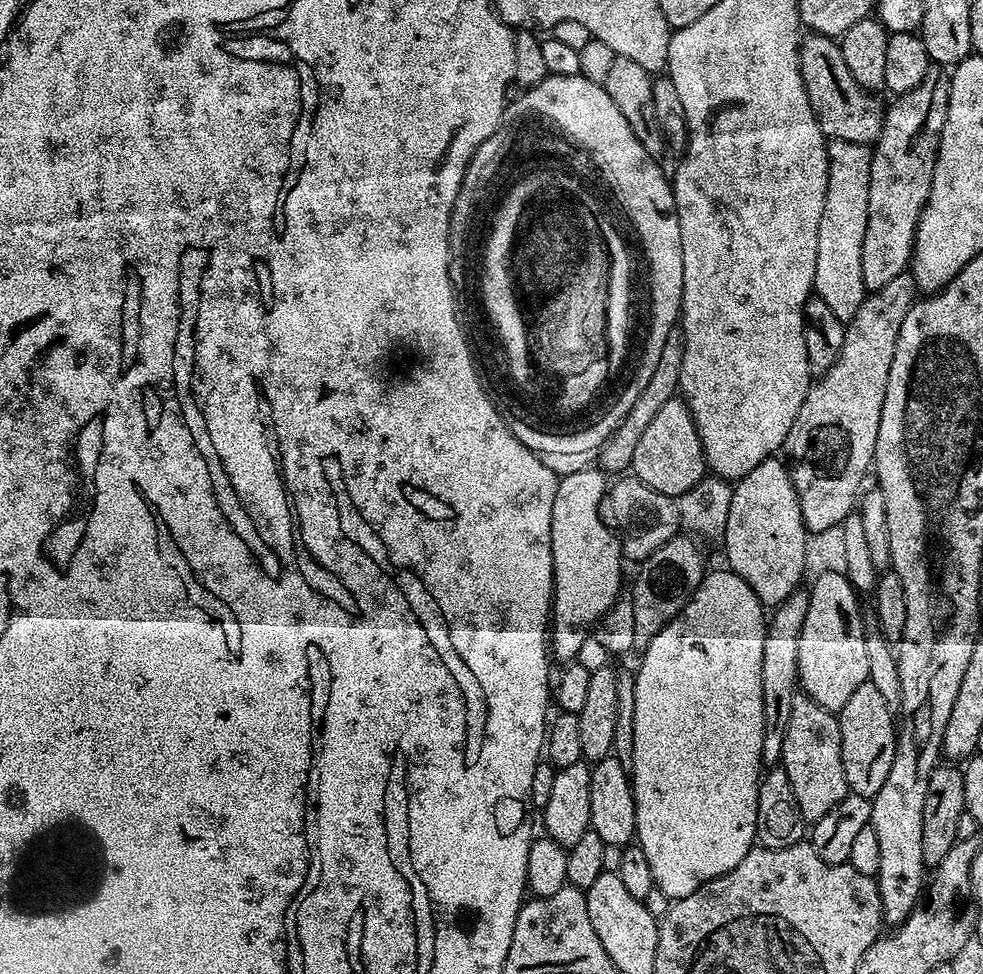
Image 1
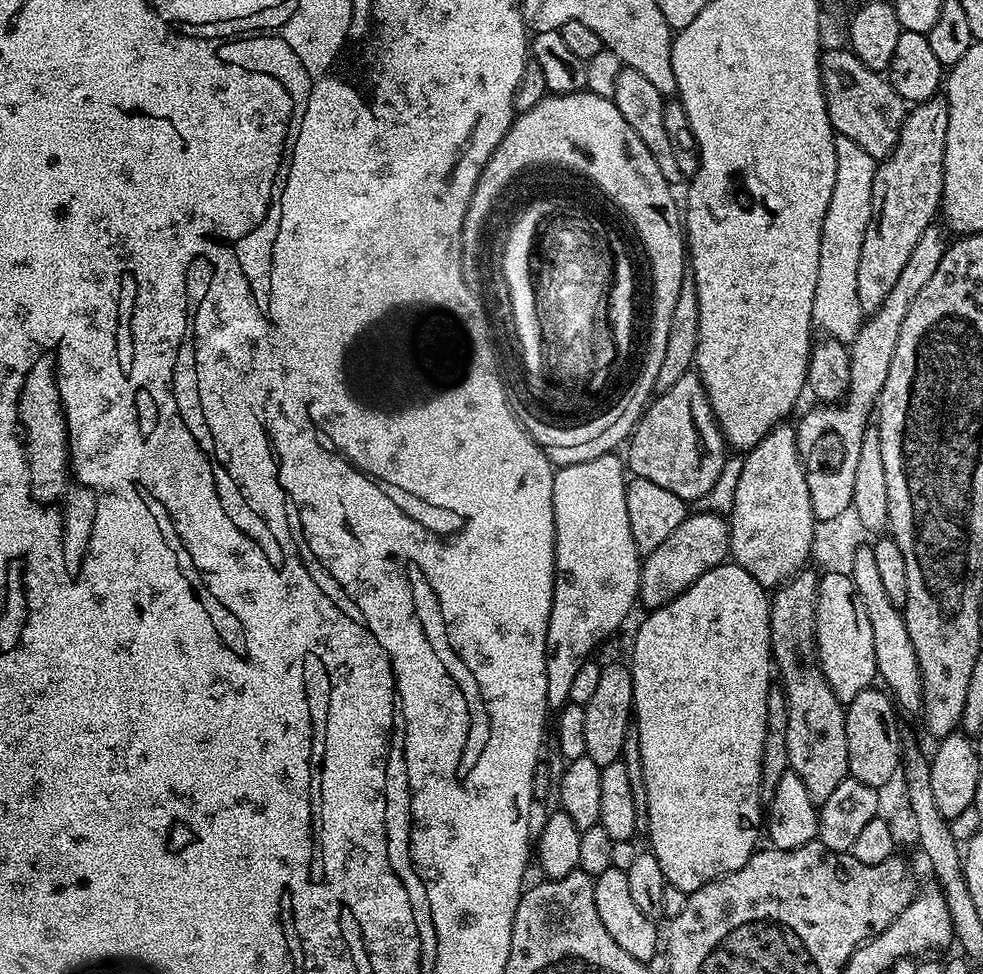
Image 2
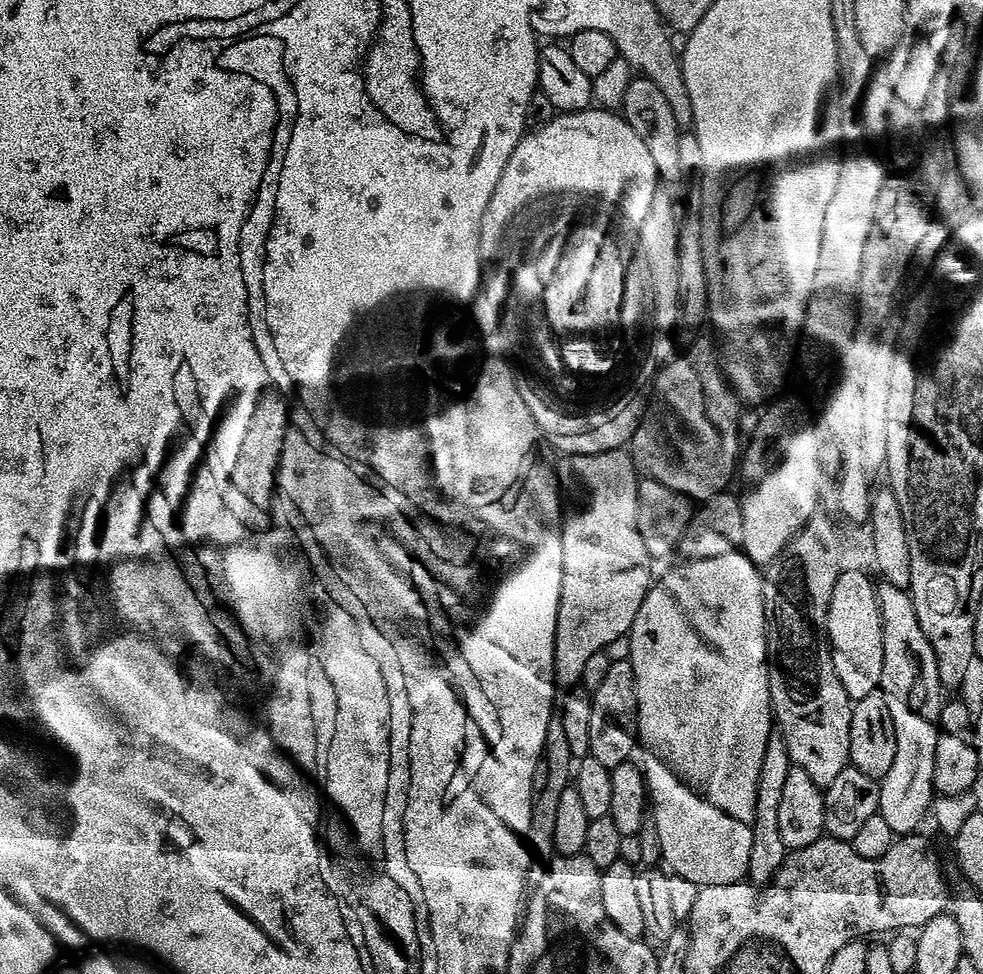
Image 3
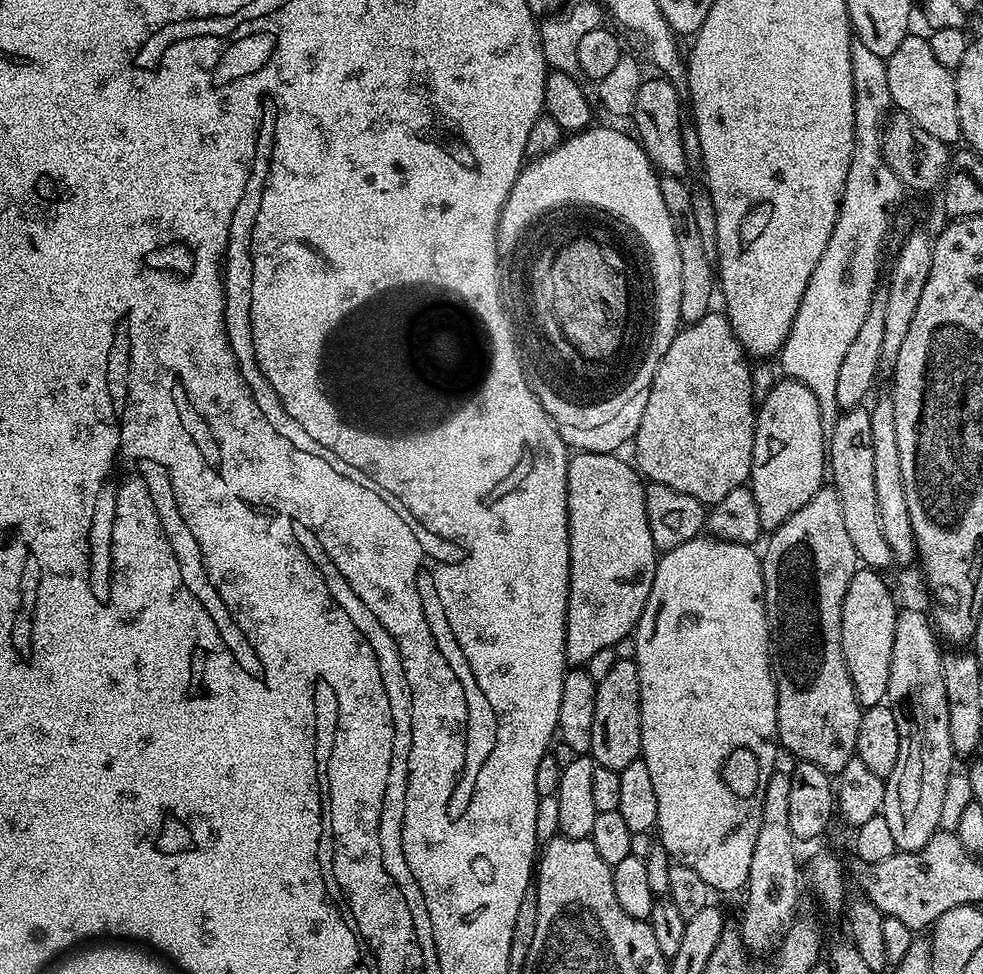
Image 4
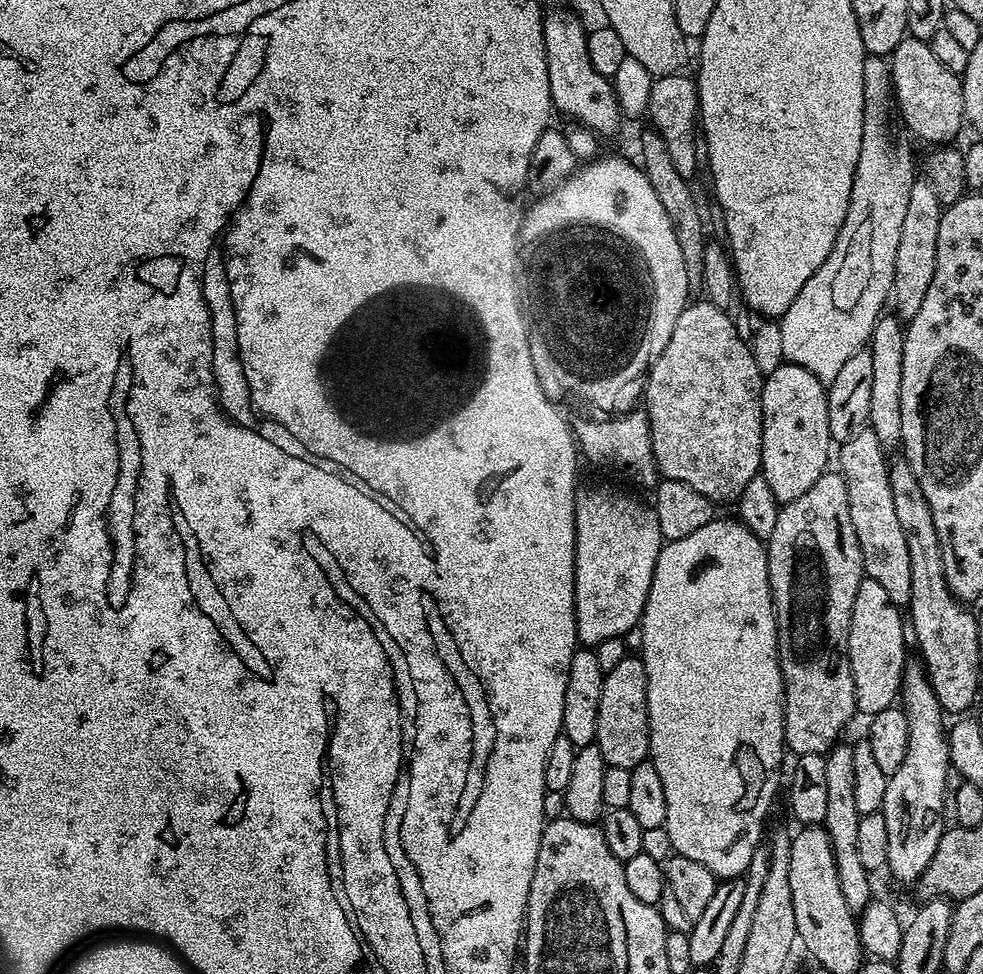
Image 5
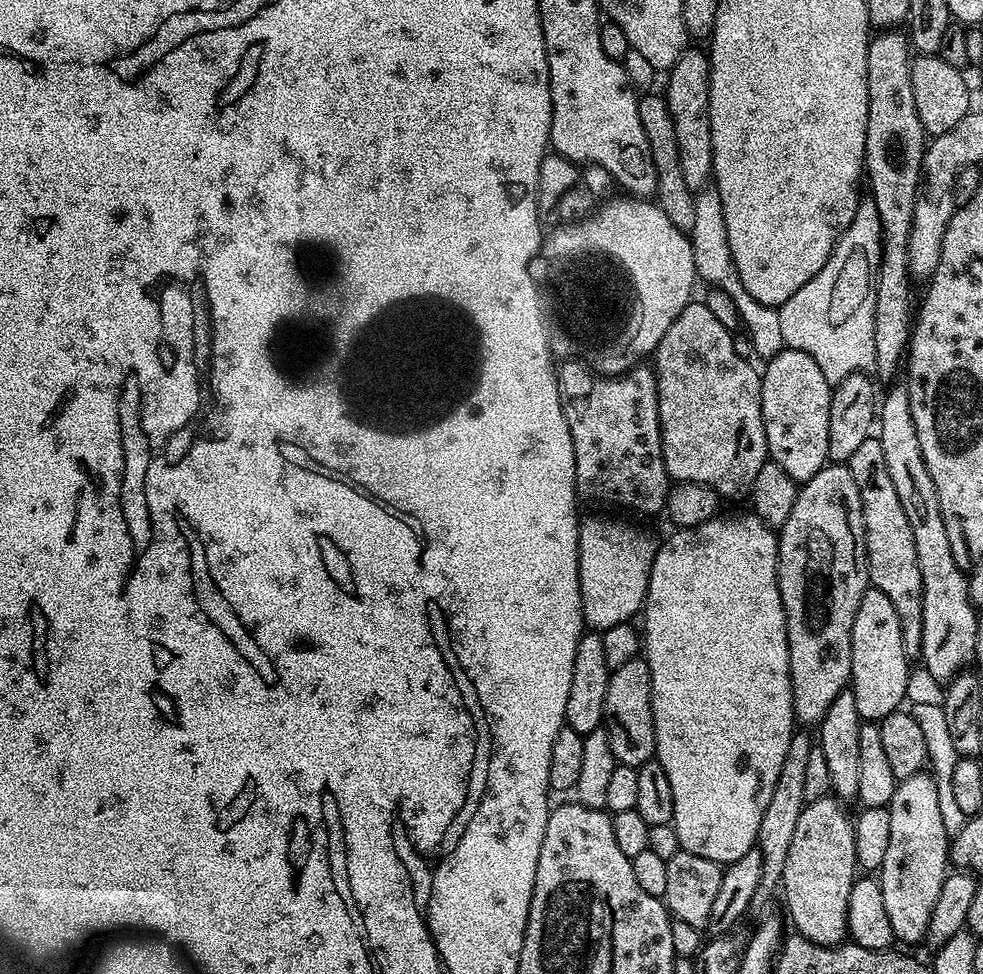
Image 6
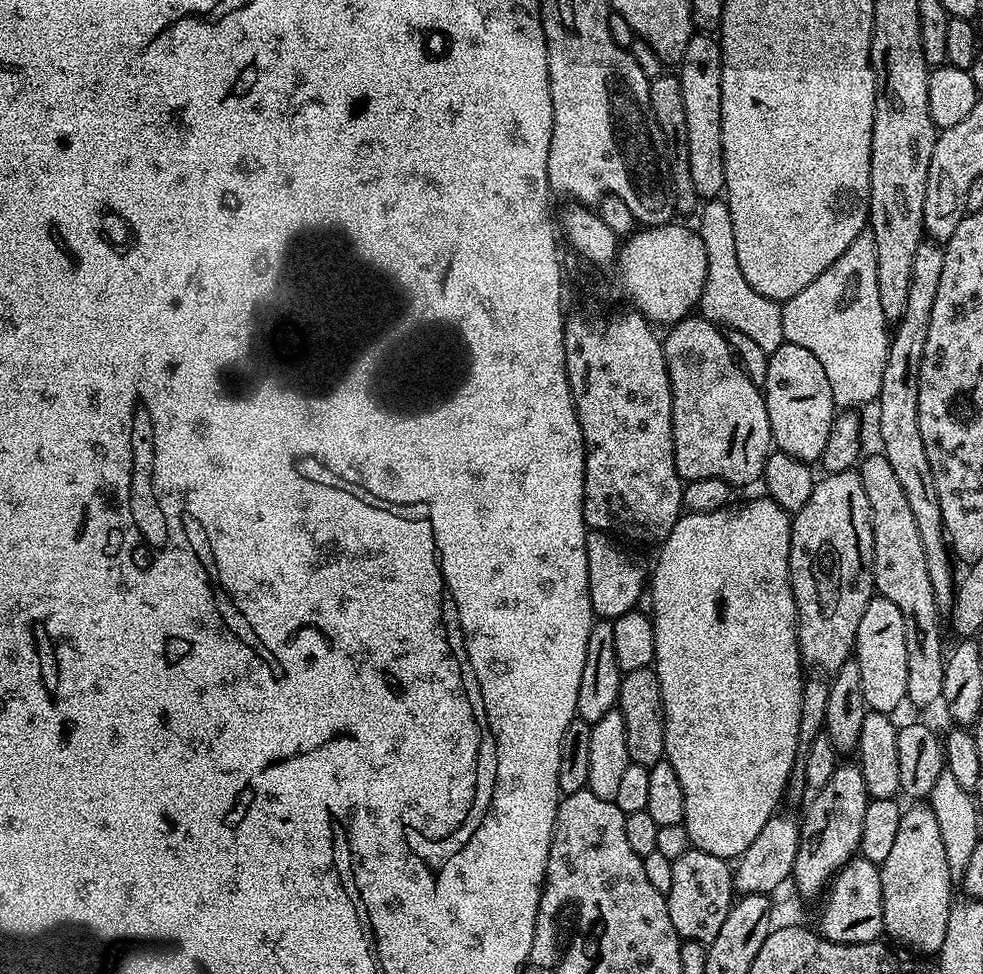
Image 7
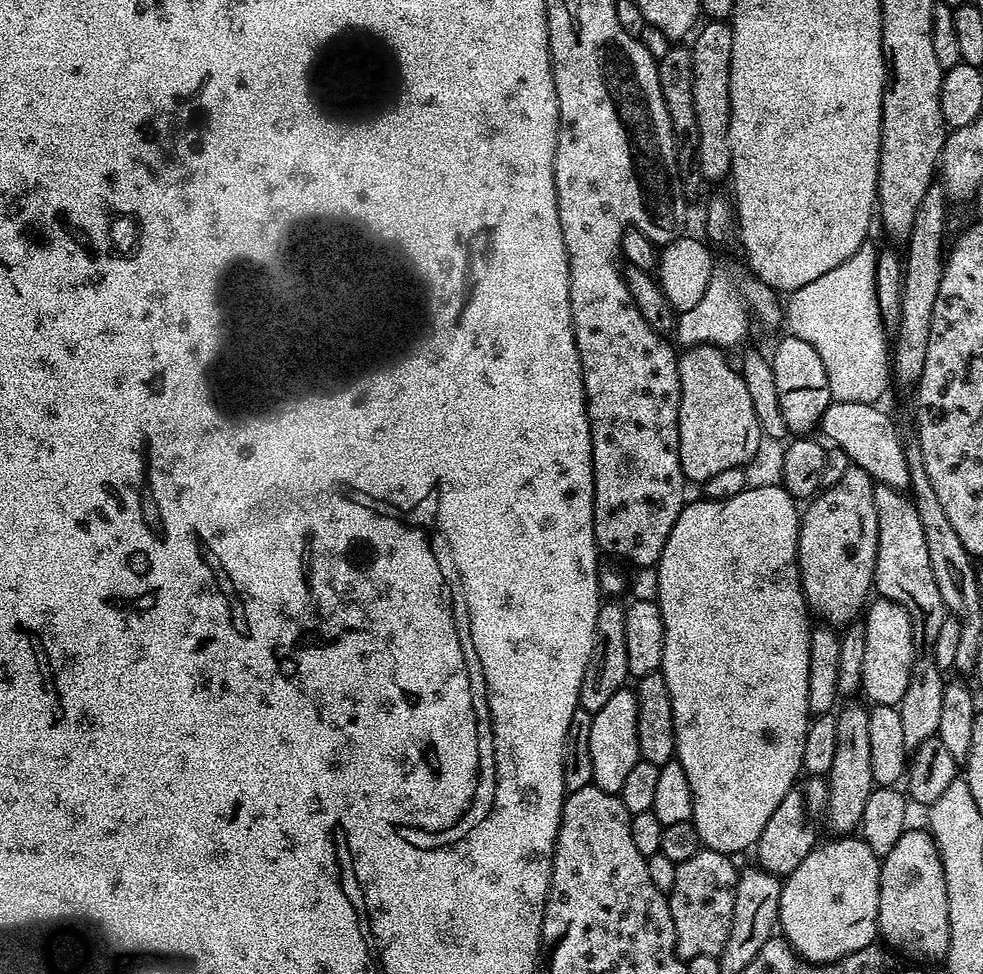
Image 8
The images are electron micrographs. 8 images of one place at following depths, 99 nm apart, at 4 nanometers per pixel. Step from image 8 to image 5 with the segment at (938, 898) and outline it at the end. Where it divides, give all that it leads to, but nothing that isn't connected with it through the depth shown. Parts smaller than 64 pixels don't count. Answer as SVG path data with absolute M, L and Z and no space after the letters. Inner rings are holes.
M909 663L905 667L899 699L910 726L910 742L906 742L902 766L888 777L882 811L886 818L886 834L890 838L887 871L892 871L894 879L911 885L920 879L926 866L930 866L930 858L934 858L934 850L938 850L938 842L944 833L943 808L944 797L950 789L950 765L946 720L944 724L946 716L927 672L919 663Z

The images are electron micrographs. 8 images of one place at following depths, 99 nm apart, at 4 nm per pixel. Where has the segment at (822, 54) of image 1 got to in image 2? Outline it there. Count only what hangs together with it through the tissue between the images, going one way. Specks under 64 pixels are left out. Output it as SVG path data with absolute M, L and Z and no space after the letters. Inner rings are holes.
M847 47L832 48L820 57L820 81L824 87L824 100L833 133L850 138L850 142L858 142L858 146L862 146L870 158L878 162L885 160L898 142L900 128L908 113L906 101L892 88L887 75L867 68Z

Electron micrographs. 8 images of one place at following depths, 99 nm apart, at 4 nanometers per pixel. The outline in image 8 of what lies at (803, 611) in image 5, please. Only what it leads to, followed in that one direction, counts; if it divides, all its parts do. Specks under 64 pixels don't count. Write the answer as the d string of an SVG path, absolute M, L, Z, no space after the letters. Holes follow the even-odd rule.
M850 466L838 483L824 488L807 505L809 508L803 509L800 518L796 555L800 564L800 584L809 609L832 626L853 623L865 611L870 600L868 591L871 593L874 588L878 554L875 489L876 484L866 470Z

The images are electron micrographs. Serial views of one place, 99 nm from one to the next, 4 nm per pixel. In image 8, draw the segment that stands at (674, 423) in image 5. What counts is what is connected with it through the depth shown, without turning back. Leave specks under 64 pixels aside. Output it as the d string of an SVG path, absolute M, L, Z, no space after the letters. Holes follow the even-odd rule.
M697 344L678 356L680 465L688 482L703 482L721 470L744 468L760 448L762 433L750 402L750 390L746 390L743 376L724 356L712 344Z

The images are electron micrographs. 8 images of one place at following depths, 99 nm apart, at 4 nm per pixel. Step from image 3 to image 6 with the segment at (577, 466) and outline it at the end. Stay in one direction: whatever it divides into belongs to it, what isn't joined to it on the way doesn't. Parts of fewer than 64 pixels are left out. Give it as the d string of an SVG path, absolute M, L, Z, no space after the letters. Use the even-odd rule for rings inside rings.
M584 520L580 526L580 597L584 607L584 622L589 629L603 630L610 626L629 623L633 619L632 615L639 613L644 606L644 600L648 596L648 579L652 563L656 557L657 541L652 541L644 532L639 532L636 528L631 528L628 524L619 524L616 520Z

